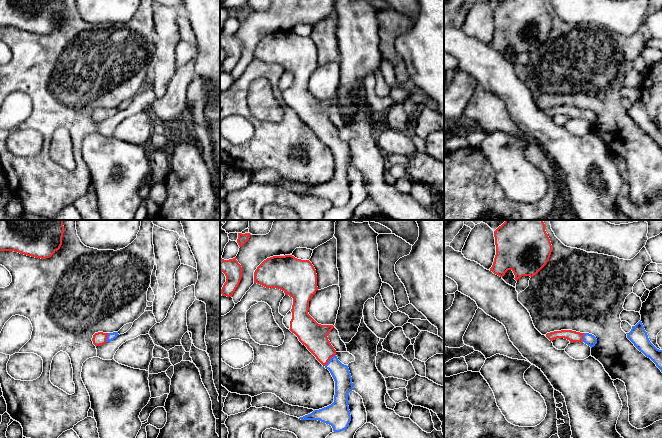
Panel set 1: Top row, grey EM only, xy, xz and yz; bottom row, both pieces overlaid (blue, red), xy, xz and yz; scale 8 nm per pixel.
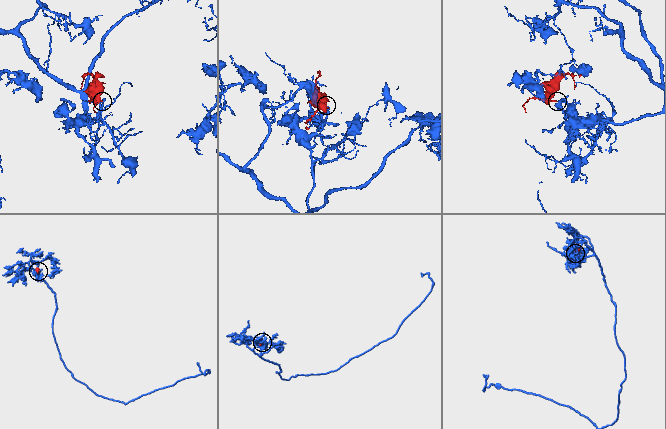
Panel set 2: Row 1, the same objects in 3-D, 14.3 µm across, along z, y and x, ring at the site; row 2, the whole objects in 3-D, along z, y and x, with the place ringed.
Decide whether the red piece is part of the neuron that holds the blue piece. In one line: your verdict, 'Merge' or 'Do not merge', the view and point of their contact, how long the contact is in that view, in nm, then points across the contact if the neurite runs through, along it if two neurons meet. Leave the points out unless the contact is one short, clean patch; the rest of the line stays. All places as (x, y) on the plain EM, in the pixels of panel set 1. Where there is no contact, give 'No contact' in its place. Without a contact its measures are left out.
Merge. Touches blue at xz (330, 135). Shared border 130 nm. Path across: xz (343, 157), (340, 148), (330, 135), (313, 111)

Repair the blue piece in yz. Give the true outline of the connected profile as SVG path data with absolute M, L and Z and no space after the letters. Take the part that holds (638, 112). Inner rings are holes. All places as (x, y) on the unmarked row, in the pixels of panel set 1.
M641 96L632 102L627 114L646 133L650 134L662 148L662 126L657 125L649 116Z

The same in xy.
M98 108L93 111L92 117L95 122L100 122L105 120L106 118L114 116L118 111L119 111L118 108L113 109Z

